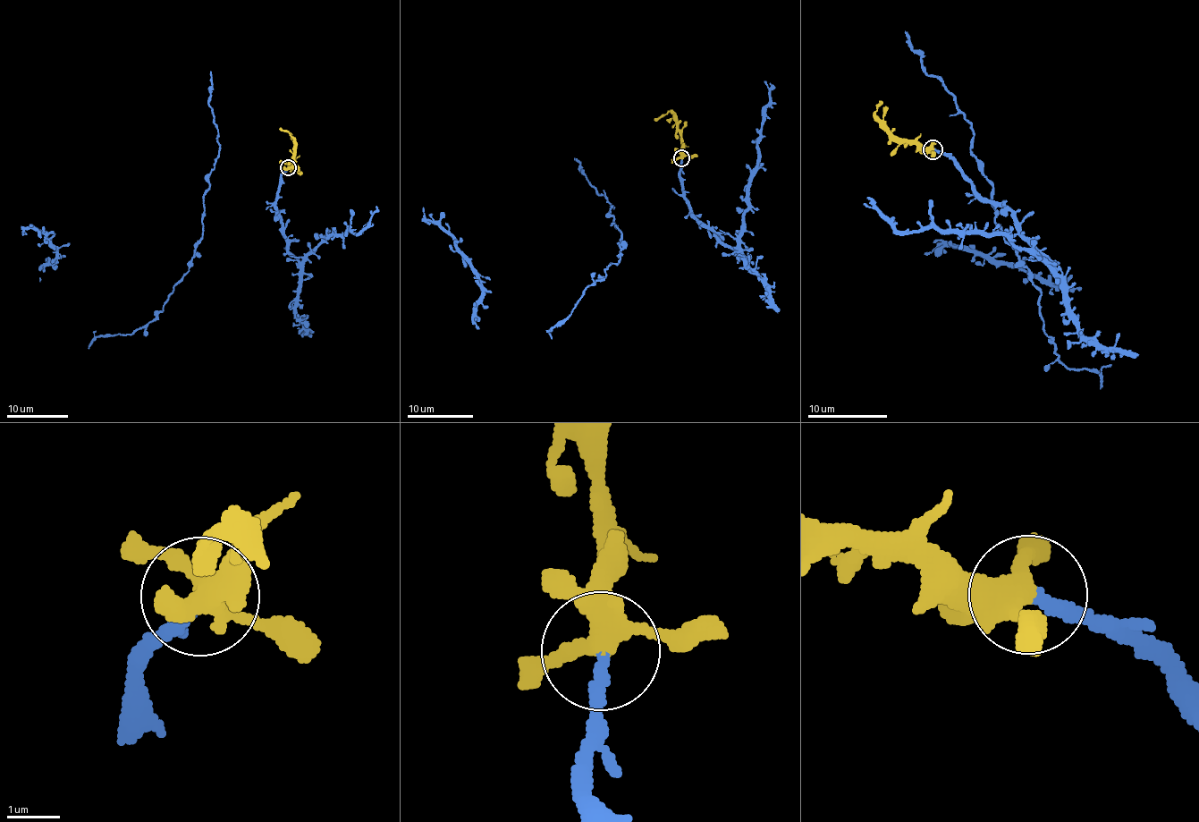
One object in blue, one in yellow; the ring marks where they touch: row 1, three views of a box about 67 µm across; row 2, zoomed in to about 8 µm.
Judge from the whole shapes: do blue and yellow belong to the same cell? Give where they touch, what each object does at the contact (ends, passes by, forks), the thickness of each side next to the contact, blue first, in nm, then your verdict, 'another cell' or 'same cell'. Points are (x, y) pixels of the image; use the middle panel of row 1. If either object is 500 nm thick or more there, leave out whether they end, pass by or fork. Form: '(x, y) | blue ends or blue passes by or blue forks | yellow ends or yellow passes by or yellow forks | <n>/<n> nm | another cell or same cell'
(681, 158) | blue ends | yellow forks | 240/320 nm | same cell

